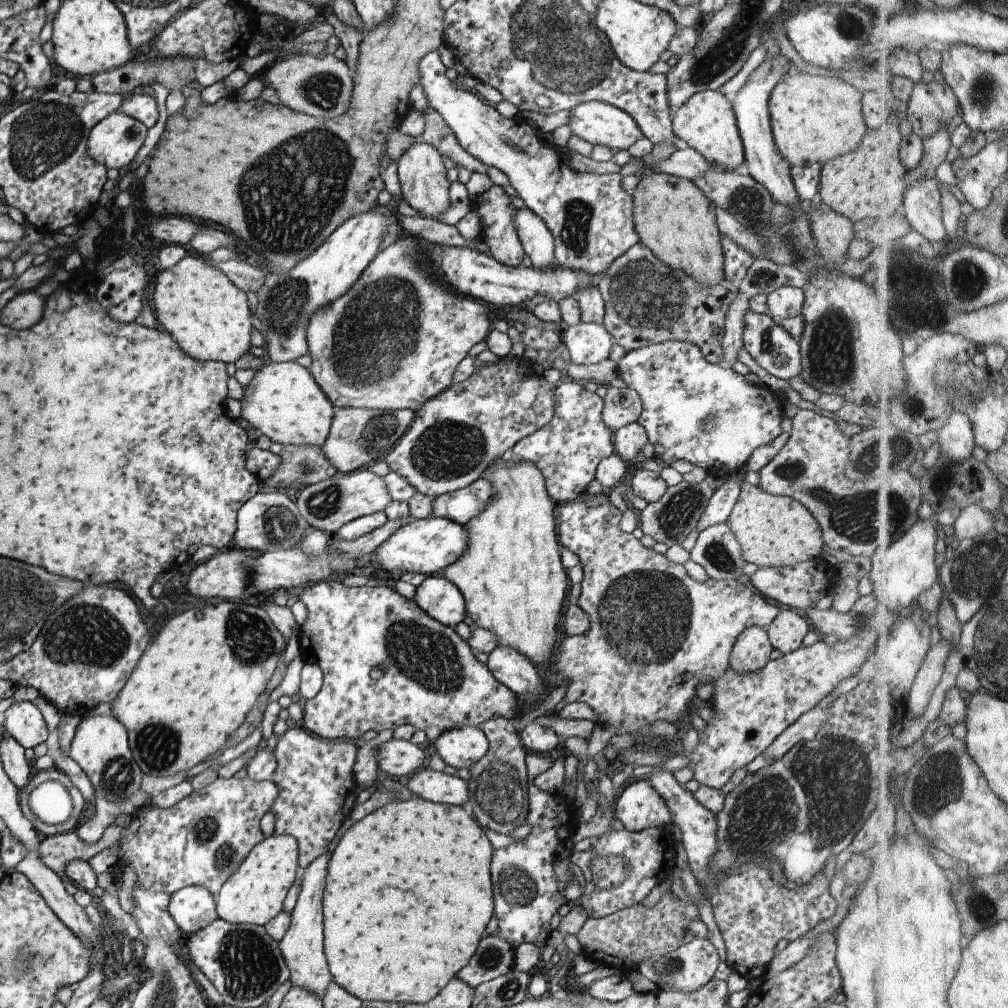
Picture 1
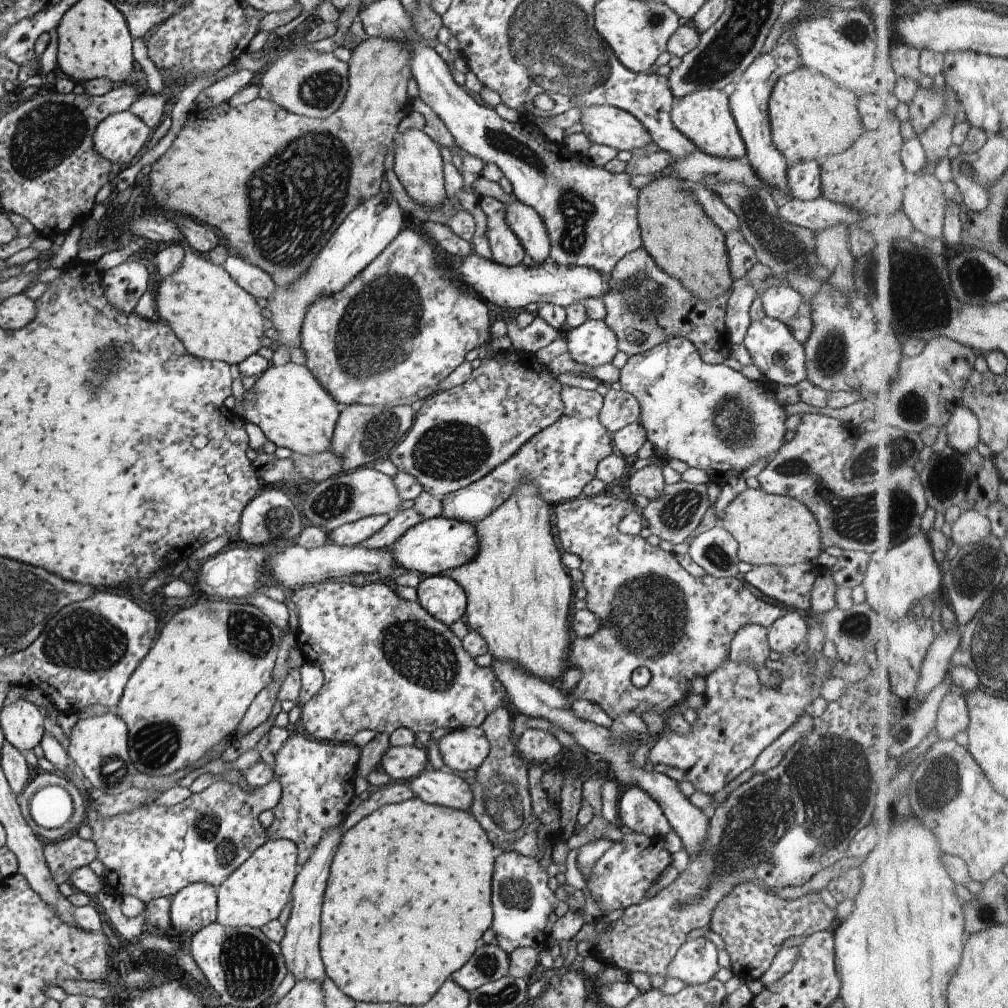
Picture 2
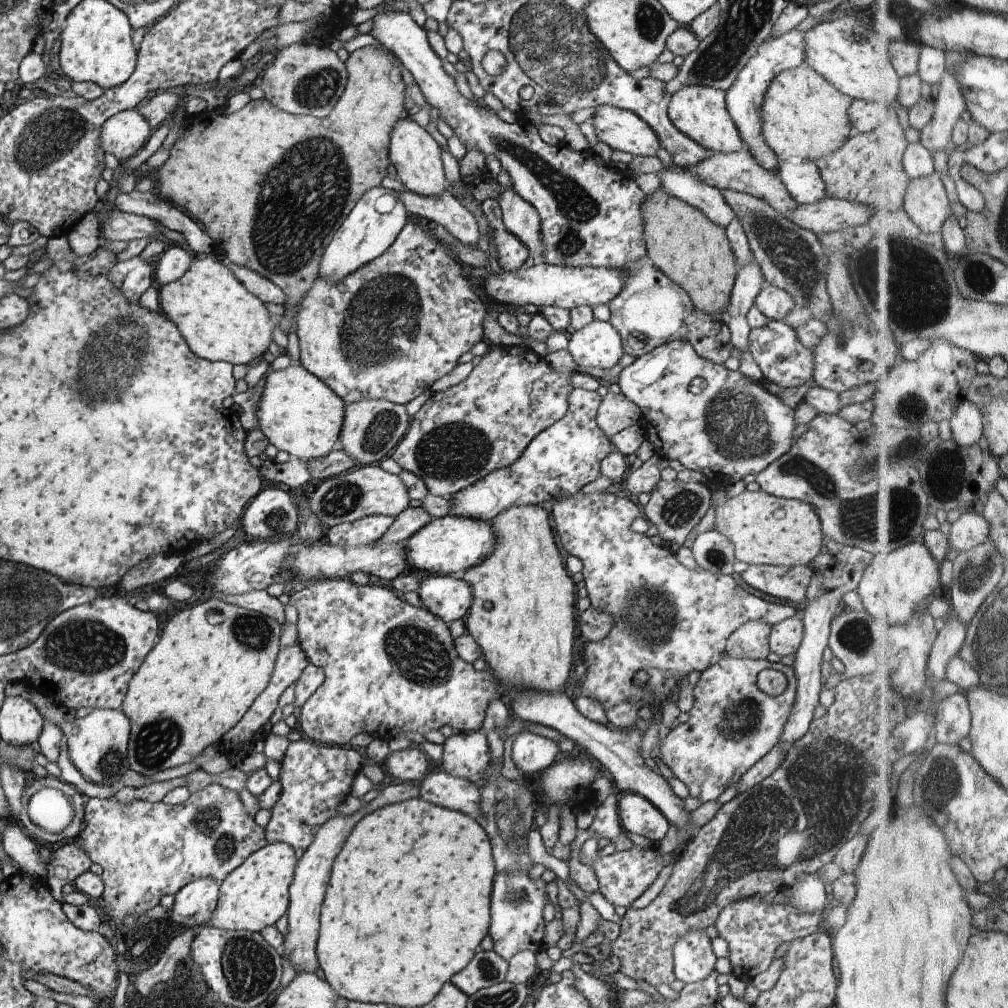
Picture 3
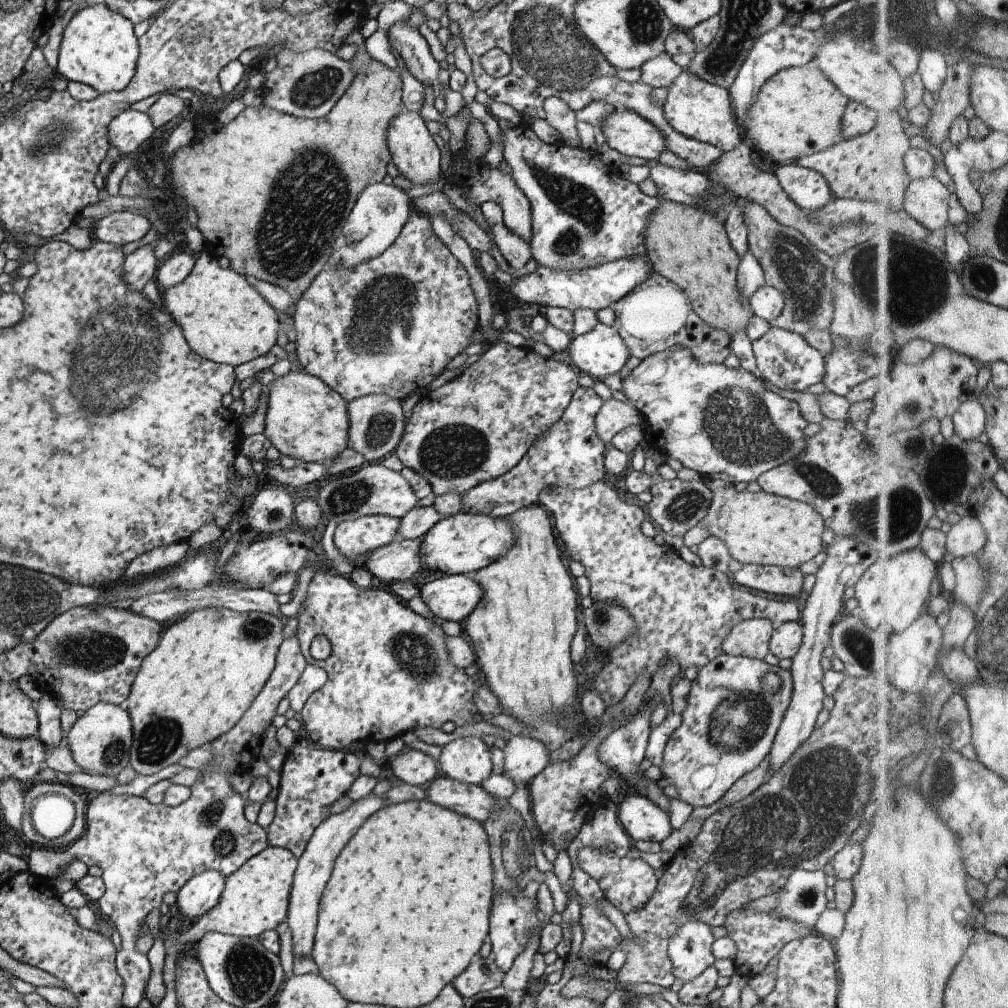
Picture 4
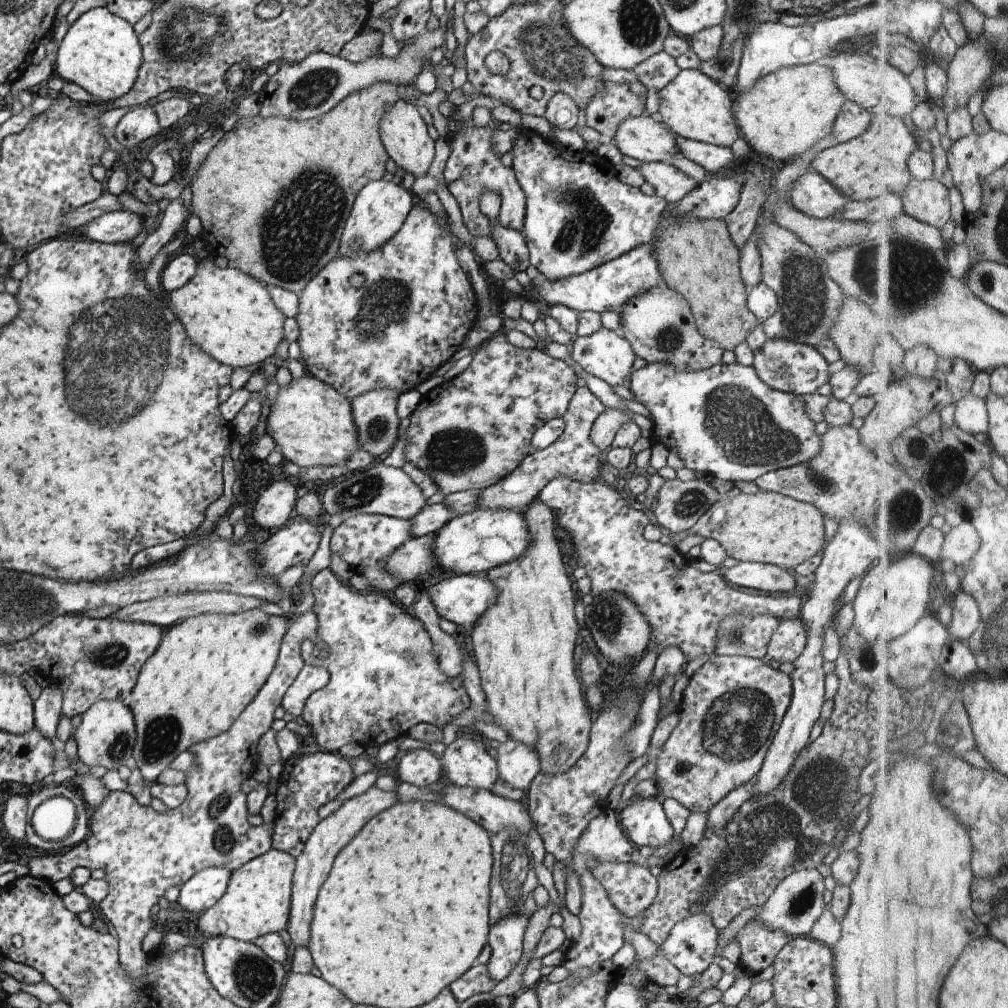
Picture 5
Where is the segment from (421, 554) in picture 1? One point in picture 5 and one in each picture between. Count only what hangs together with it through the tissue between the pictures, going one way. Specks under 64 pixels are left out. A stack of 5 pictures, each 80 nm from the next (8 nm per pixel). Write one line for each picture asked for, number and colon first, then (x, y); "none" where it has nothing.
2: (434, 546)
3: (447, 545)
4: (463, 543)
5: (476, 542)

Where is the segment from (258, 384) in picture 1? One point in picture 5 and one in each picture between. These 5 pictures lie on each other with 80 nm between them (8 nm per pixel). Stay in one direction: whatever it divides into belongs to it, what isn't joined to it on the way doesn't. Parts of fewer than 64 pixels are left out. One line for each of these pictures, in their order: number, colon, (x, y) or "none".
2: (287, 402)
3: (297, 412)
4: (305, 419)
5: (311, 422)

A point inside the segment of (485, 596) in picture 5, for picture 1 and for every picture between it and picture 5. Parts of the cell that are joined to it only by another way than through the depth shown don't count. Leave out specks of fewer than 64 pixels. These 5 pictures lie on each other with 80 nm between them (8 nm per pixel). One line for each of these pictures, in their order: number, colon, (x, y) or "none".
1: (442, 600)
2: (444, 599)
3: (449, 597)
4: (453, 597)

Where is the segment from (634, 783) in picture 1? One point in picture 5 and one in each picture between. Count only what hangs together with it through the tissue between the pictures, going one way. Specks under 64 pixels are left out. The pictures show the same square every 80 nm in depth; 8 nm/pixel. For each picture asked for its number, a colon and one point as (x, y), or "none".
2: (638, 810)
3: (637, 814)
4: (642, 819)
5: (644, 822)

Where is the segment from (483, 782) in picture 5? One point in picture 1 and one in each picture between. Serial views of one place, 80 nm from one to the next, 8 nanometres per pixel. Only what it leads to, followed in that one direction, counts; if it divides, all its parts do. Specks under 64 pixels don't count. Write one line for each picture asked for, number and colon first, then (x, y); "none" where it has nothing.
1: (460, 746)
2: (464, 750)
3: (466, 755)
4: (467, 759)

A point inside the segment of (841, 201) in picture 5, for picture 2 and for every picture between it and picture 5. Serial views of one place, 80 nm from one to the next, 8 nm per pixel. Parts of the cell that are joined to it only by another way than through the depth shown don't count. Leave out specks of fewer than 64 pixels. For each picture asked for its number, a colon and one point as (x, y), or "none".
2: (804, 179)
3: (802, 179)
4: (806, 188)

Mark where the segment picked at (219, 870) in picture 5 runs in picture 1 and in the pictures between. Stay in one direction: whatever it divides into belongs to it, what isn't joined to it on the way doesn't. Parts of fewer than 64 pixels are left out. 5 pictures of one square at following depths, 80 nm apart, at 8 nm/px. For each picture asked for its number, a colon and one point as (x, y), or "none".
1: (194, 907)
2: (194, 907)
3: (194, 904)
4: (202, 892)

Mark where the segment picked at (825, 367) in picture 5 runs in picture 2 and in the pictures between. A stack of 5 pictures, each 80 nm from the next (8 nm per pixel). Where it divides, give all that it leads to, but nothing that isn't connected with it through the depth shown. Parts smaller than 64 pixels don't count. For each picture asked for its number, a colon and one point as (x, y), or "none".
2: (776, 353)
3: (775, 347)
4: (783, 358)

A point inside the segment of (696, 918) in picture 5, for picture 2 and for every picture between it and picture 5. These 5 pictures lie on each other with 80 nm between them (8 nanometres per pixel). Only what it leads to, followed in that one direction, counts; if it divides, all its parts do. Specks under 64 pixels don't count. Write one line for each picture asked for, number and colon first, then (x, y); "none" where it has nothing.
2: (696, 961)
3: (694, 959)
4: (690, 952)

